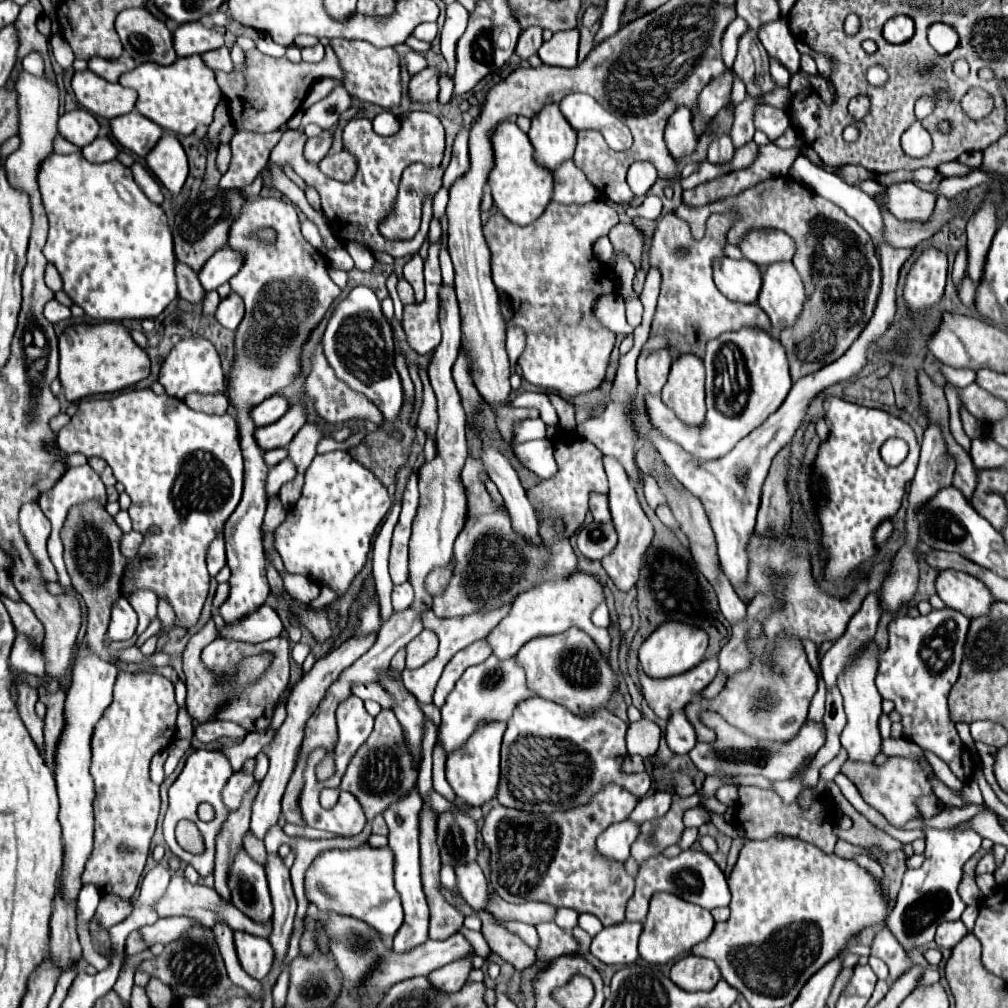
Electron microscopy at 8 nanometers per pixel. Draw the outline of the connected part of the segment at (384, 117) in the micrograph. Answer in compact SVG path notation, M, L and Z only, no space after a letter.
M383 111L373 119L373 129L379 135L393 135L399 131L399 119L391 111Z

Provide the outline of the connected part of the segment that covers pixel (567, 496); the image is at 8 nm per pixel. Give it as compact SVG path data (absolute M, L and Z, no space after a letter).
M563 437L555 439L555 461L559 465L559 471L551 479L539 481L535 487L527 491L527 495L533 501L533 507L539 517L539 533L545 543L551 543L555 533L551 529L549 517L561 517L567 527L567 535L571 537L583 523L587 511L589 511L589 495L591 493L609 493L607 487L607 475L603 469L603 453L589 441L583 439L583 443L563 443Z

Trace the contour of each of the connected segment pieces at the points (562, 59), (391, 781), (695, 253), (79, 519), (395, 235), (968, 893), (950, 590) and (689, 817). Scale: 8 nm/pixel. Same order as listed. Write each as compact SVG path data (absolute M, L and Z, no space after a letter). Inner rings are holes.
M557 31L549 41L545 41L539 49L539 57L545 65L557 67L575 67L577 65L577 45L579 45L579 31Z
M383 709L375 717L373 733L349 761L349 767L347 767L341 787L339 787L343 791L353 793L359 799L359 803L365 811L365 817L367 817L367 825L359 835L353 835L349 839L347 837L337 839L335 849L353 849L353 847L361 847L363 843L367 843L367 837L371 835L371 821L375 819L375 815L385 813L393 803L403 799L415 787L417 777L419 777L419 765L415 767L415 757L411 755L411 749L407 747L403 727L397 721L393 711Z
M735 212L712 214L706 222L707 231L701 241L693 241L689 223L679 219L675 213L667 213L657 221L657 229L649 245L649 265L661 271L661 293L653 317L651 335L667 335L673 341L679 355L693 351L695 355L703 357L703 347L707 339L713 339L723 331L733 331L747 325L761 327L767 333L771 333L771 337L779 337L779 331L771 327L765 311L759 305L753 303L753 311L751 311L751 305L735 303L727 299L713 283L711 263L715 257L723 255L724 236L733 226L735 217ZM679 247L689 249L689 253L683 259L675 255Z
M85 503L83 507L73 507L71 515L67 515L67 523L63 527L65 565L75 591L83 597L87 605L89 611L87 625L97 625L97 617L109 615L115 605L119 577L123 575L127 565L127 559L123 557L119 547L121 537L123 531L117 527L117 523L105 511L105 507L99 507L97 503Z
M419 163L409 165L401 175L393 215L379 223L379 233L385 239L411 239L419 231L421 203L425 195L439 191L441 177L441 169L427 171L427 167L419 167Z
M981 849L979 853L975 853L963 867L963 877L961 877L961 883L959 883L959 893L961 893L961 899L965 905L977 905L981 901L981 891L975 883L975 867L977 867L977 861L981 859L981 855L987 853L985 849Z
M955 569L939 571L935 585L937 585L937 595L945 601L945 605L963 613L969 619L989 615L991 605L995 601L979 579L963 571Z
M693 807L693 809L687 809L685 811L685 817L683 817L683 823L685 827L701 827L703 823L709 821L709 811L703 811L701 807Z

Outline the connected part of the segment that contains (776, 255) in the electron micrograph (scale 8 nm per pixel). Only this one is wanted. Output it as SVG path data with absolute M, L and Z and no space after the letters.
M749 229L737 243L743 257L759 267L777 259L791 259L795 253L793 239L777 229Z

